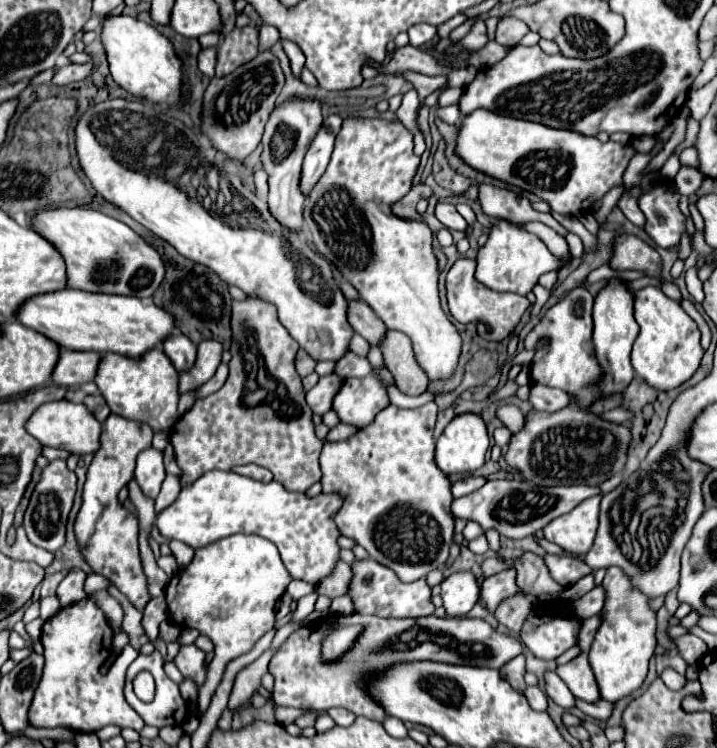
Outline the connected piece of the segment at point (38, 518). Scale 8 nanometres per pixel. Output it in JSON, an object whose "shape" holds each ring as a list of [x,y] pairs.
{"shape":[[[52,460],[48,462],[46,468],[42,468],[42,476],[40,482],[36,484],[32,496],[30,496],[30,504],[26,508],[24,514],[24,530],[28,534],[28,540],[48,552],[56,552],[58,548],[62,548],[64,540],[66,540],[66,524],[68,524],[68,514],[72,510],[74,504],[74,494],[76,494],[76,474],[72,470],[66,468],[64,460]]]}

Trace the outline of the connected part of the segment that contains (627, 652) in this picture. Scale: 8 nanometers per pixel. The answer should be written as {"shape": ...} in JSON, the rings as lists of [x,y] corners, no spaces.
{"shape":[[[608,568],[602,586],[608,592],[608,600],[604,604],[604,622],[592,642],[588,662],[592,664],[600,698],[618,702],[620,698],[626,698],[638,690],[648,674],[648,662],[656,648],[656,612],[650,610],[644,596],[628,588],[628,576],[624,576],[620,568]]]}

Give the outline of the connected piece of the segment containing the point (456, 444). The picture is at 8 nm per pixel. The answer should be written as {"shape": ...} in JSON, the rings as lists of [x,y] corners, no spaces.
{"shape":[[[456,416],[436,440],[436,466],[446,474],[482,468],[488,452],[488,434],[480,416]]]}

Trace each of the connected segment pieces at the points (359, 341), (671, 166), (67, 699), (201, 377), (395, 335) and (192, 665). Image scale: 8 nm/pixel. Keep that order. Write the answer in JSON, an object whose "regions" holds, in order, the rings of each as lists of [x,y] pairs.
{"regions":[[[[354,334],[354,336],[352,336],[352,340],[350,340],[350,350],[352,350],[352,352],[356,352],[358,356],[366,356],[368,348],[370,348],[370,344],[368,344],[360,334]]],[[[672,152],[670,154],[670,158],[664,162],[664,166],[660,168],[660,174],[664,176],[664,178],[668,178],[668,180],[672,180],[676,174],[678,174],[678,170],[680,170],[680,162],[678,162],[678,154],[676,152]]],[[[88,596],[76,604],[70,604],[66,608],[60,608],[50,620],[44,622],[42,626],[42,646],[44,646],[44,674],[42,680],[34,692],[30,710],[28,710],[28,722],[34,728],[70,728],[74,732],[96,732],[108,724],[116,724],[120,728],[134,728],[142,730],[144,720],[132,710],[132,707],[124,700],[124,678],[128,666],[136,660],[138,650],[134,650],[130,644],[122,650],[122,654],[116,658],[116,662],[110,666],[106,674],[100,674],[102,664],[112,652],[112,628],[104,616],[104,612],[96,604],[96,596]]],[[[204,340],[200,342],[196,352],[196,360],[190,370],[180,372],[180,394],[186,394],[194,388],[200,388],[204,382],[210,380],[210,376],[216,372],[220,358],[222,358],[222,344],[216,340]]],[[[388,330],[386,336],[380,340],[380,350],[384,356],[384,364],[392,372],[400,392],[408,396],[418,396],[426,392],[428,378],[414,360],[412,342],[408,340],[408,336],[396,330]]],[[[192,644],[192,646],[182,646],[174,662],[176,662],[178,670],[182,672],[182,676],[192,678],[198,686],[202,686],[202,682],[206,680],[206,670],[208,670],[204,658],[206,658],[206,654]]]]}

